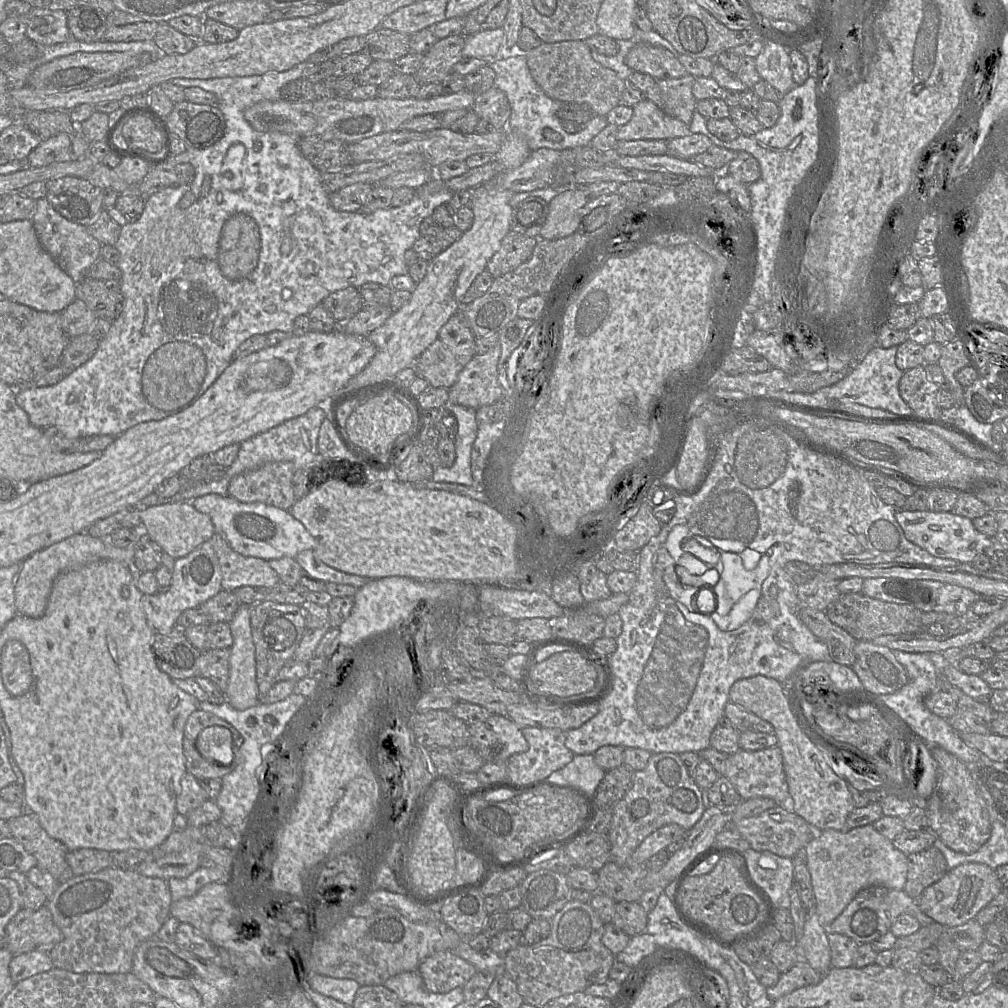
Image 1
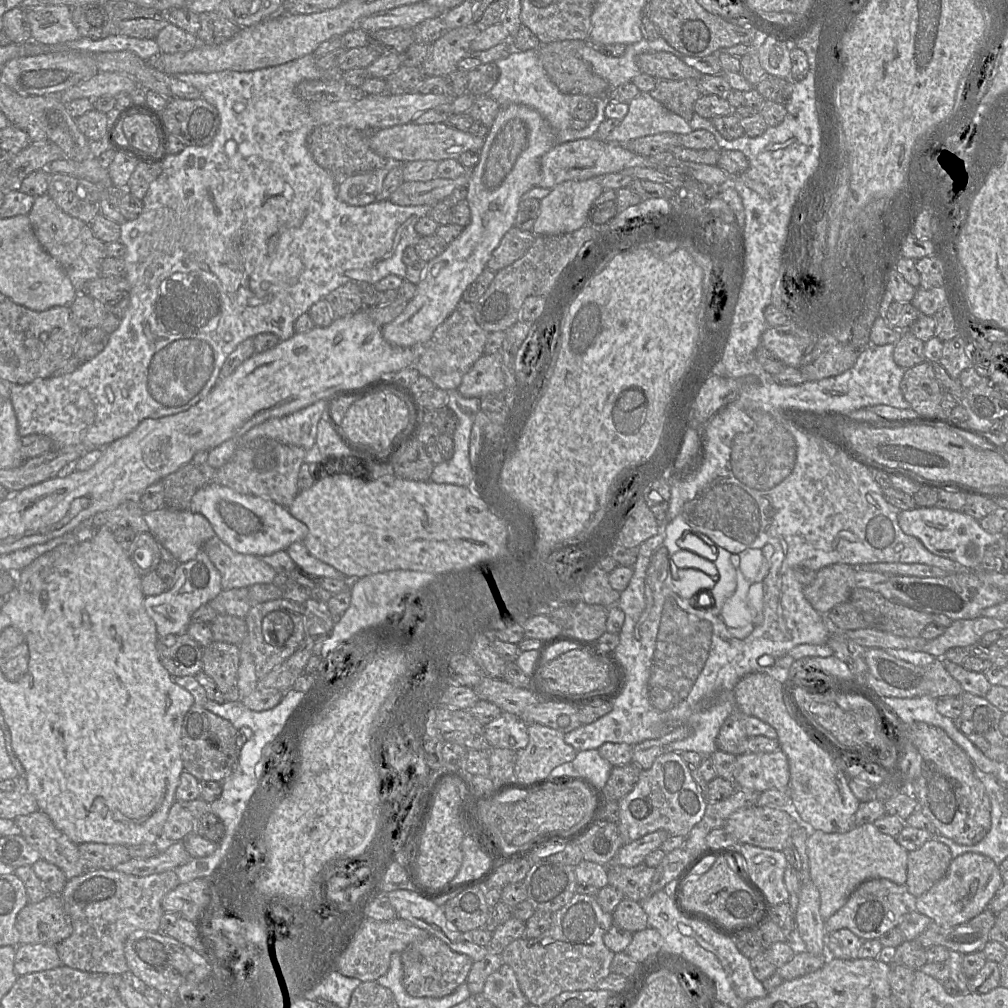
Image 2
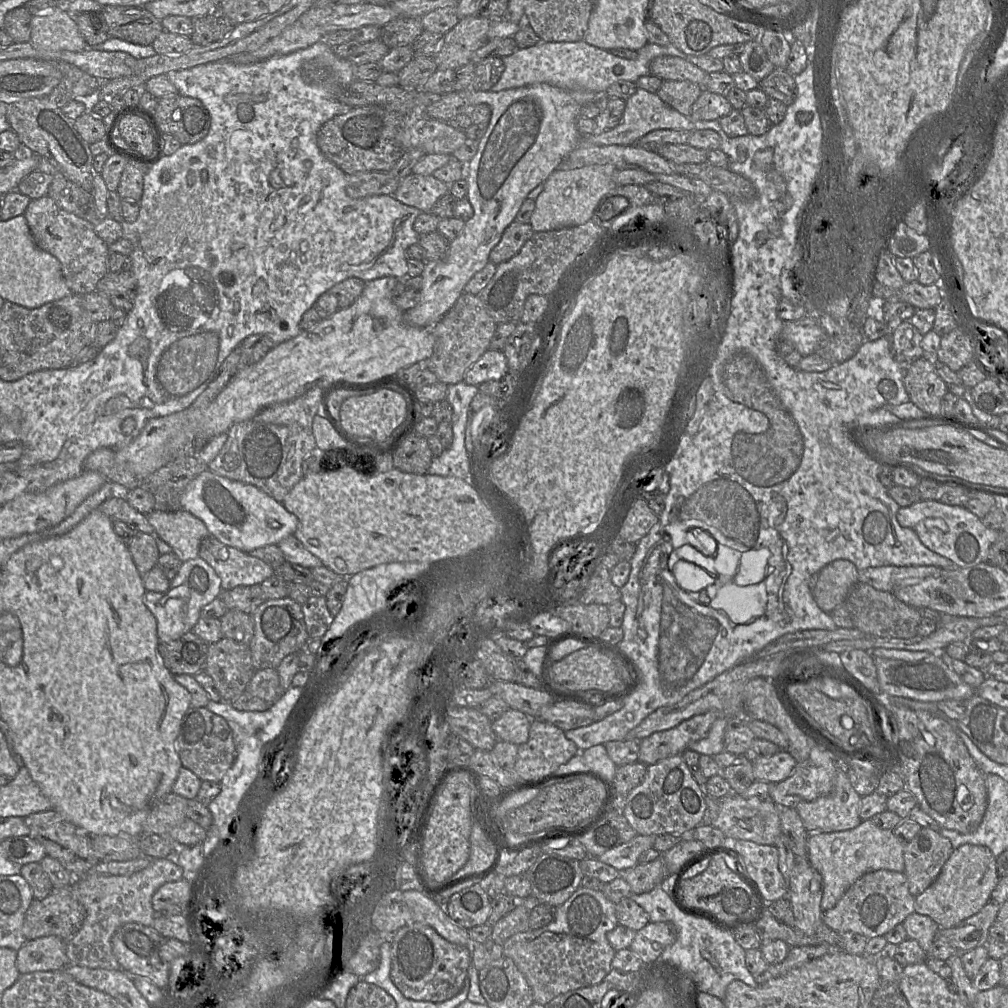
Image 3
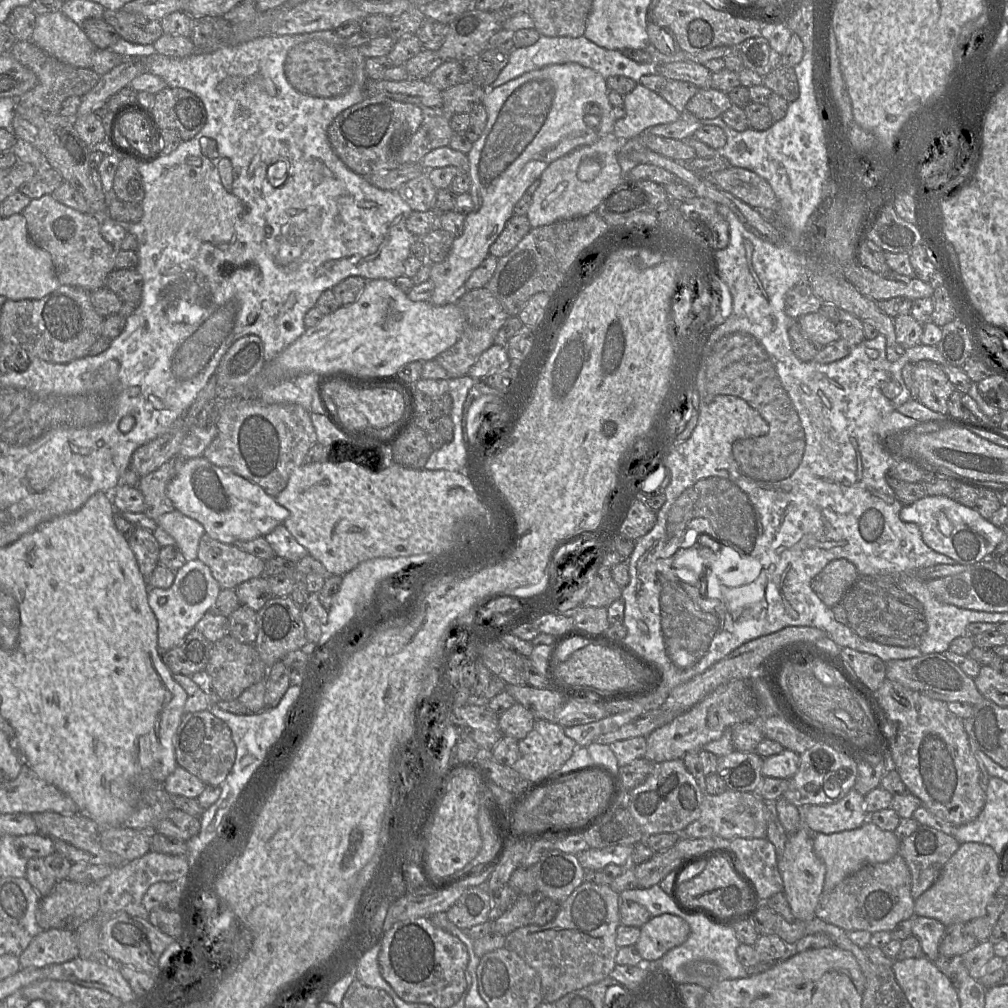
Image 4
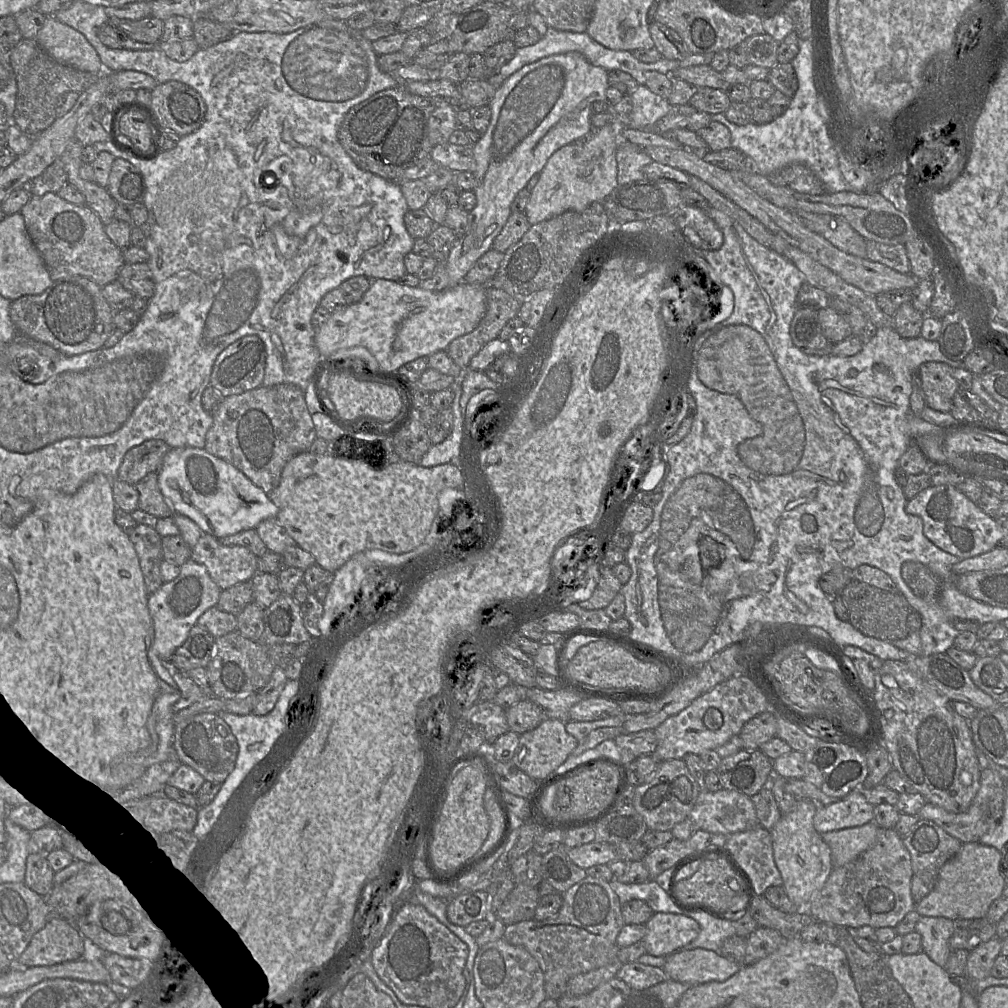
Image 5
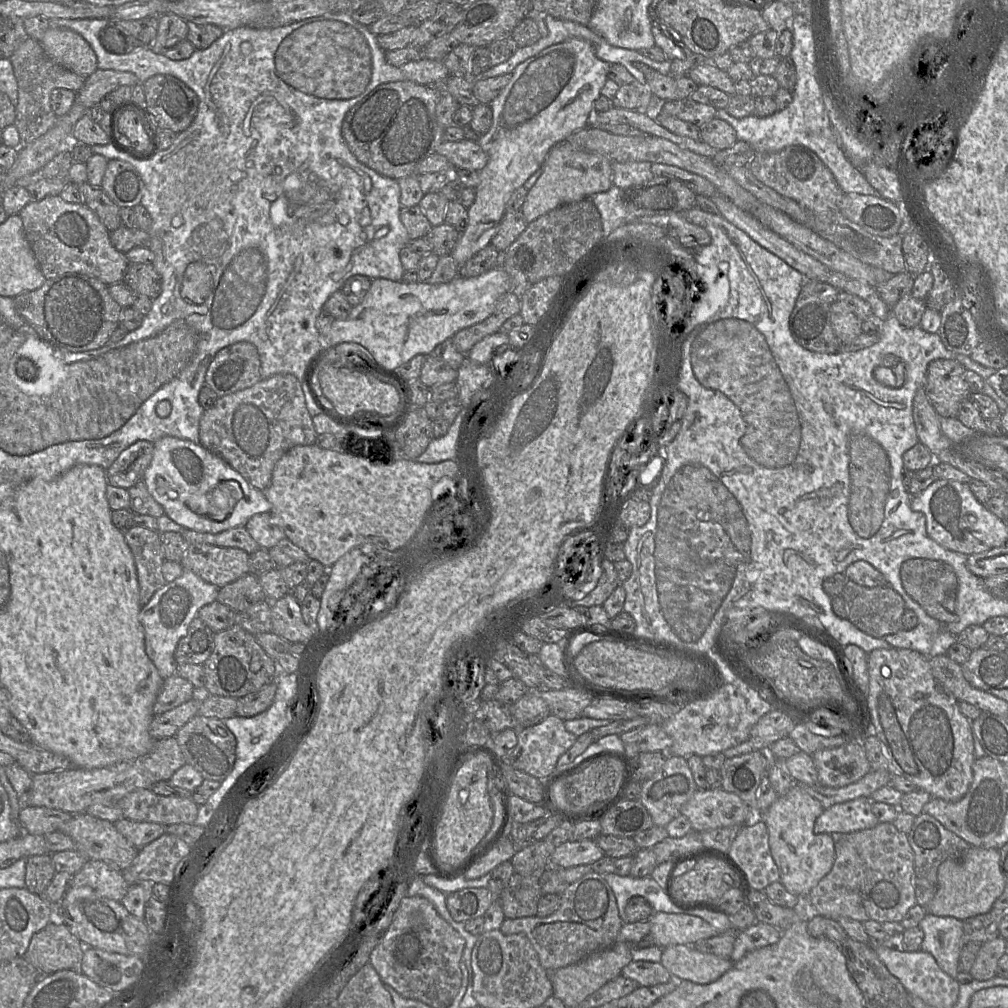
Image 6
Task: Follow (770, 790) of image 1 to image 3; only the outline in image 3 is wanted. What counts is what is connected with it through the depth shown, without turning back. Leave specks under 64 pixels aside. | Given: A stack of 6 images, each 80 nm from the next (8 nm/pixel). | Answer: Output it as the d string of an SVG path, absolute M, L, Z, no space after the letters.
M786 750L772 756L752 757L755 781L781 782L791 775L796 764L794 757Z

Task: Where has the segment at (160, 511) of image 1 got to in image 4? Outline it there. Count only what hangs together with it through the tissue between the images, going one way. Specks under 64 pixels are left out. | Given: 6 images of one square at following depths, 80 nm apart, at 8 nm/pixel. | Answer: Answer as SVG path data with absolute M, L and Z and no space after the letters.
M177 510L163 514L156 523L174 538L186 562L197 559L200 539L206 533L202 524Z

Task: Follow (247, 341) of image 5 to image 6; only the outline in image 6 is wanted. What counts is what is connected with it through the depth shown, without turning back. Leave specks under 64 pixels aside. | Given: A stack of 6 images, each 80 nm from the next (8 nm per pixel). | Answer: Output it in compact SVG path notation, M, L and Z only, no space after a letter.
M246 341L221 349L206 372L205 383L219 397L249 388L261 380L257 348Z

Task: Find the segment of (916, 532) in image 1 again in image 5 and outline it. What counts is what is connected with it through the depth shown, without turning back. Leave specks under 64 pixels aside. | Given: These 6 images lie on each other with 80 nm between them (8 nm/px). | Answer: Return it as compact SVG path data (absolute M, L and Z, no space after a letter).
M930 486L908 500L905 510L923 521L924 535L941 550L960 560L985 554L998 547L1004 529L995 518L985 514L955 486Z

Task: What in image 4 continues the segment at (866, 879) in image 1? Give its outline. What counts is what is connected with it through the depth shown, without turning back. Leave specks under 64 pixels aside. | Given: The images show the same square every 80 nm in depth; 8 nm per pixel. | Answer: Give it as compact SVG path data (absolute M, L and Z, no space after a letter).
M866 821L861 827L831 834L813 834L813 849L826 868L823 892L830 892L847 876L866 865L884 863L899 852L900 841L890 831L881 830Z

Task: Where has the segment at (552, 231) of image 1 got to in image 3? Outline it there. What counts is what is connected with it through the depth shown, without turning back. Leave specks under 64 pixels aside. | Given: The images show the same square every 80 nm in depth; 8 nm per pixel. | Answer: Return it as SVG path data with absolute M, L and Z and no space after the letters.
M612 164L590 165L572 170L554 170L544 181L544 188L535 199L529 224L534 232L546 232L585 224L591 220L599 201L617 185Z

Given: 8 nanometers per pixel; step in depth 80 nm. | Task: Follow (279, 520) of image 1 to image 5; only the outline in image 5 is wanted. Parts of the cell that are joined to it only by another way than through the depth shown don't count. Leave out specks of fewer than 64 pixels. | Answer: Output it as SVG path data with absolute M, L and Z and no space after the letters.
M204 448L170 449L158 470L158 485L174 513L187 516L199 526L203 534L217 539L256 529L264 520L275 520L279 511L268 495L254 485L242 472L224 460L209 454Z

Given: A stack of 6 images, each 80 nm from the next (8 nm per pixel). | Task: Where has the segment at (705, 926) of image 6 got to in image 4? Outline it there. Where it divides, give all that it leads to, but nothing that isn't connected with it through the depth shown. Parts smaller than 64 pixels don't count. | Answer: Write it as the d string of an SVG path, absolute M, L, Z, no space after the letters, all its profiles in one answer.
M665 913L651 917L640 928L635 946L644 961L656 961L683 944L689 935L690 926L683 918Z

